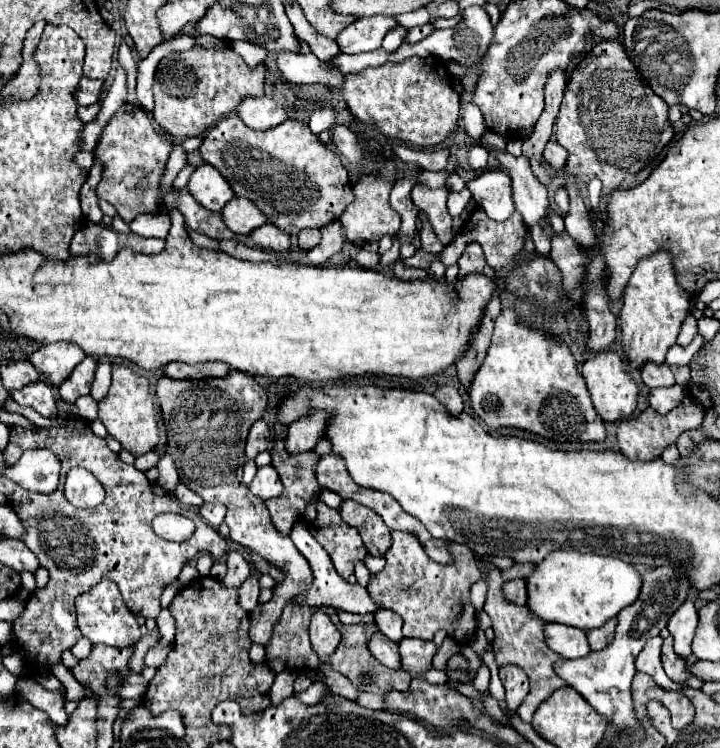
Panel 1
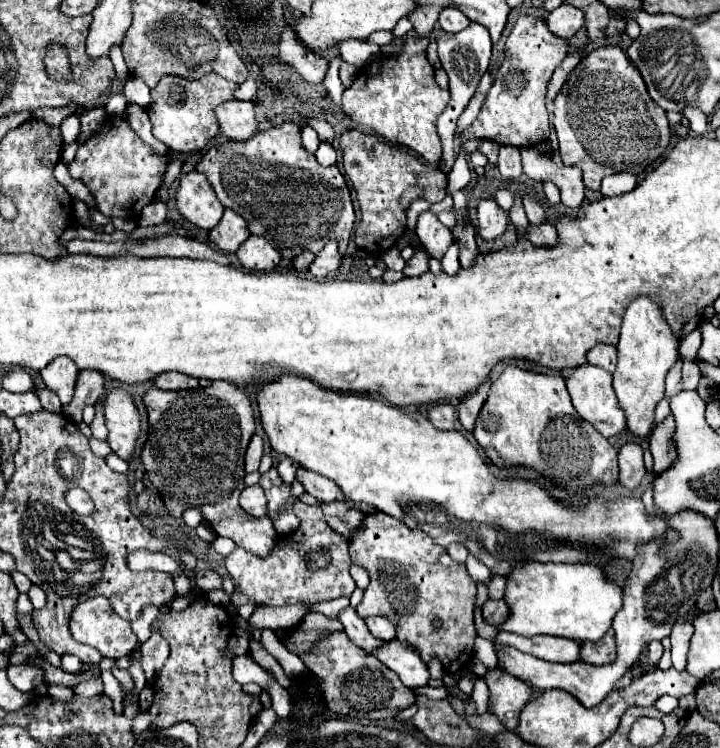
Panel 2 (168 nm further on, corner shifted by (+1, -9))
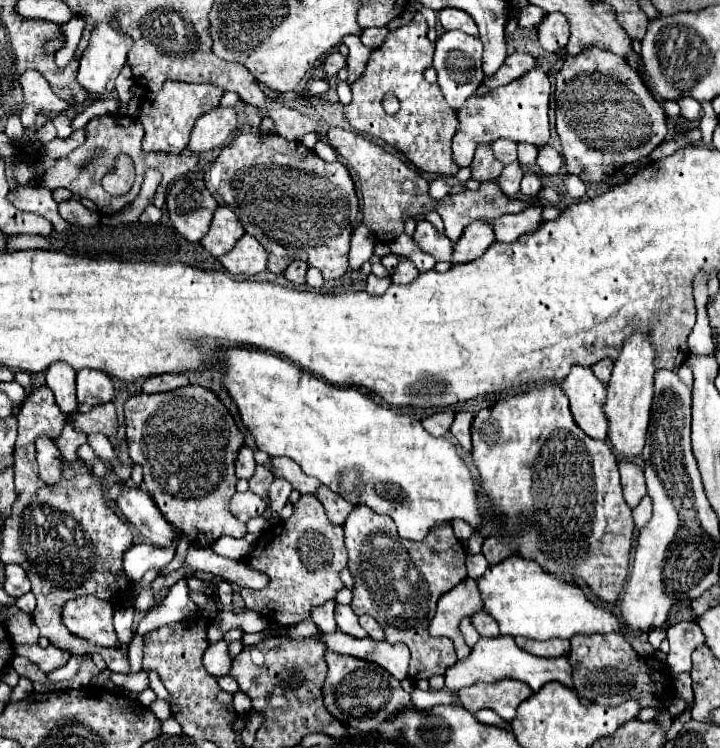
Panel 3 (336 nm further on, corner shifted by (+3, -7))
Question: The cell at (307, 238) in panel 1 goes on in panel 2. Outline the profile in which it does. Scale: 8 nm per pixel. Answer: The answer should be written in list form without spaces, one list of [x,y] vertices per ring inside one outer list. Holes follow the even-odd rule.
[[[309,251],[301,253],[299,257],[295,257],[295,259],[293,259],[293,267],[295,267],[295,271],[299,271],[299,273],[307,273],[309,265],[313,263],[313,259],[315,259],[315,255],[313,255],[313,253],[309,253]]]

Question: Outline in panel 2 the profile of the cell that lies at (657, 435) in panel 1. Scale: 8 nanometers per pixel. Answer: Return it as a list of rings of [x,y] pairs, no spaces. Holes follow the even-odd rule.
[[[631,443],[621,447],[619,451],[619,483],[627,487],[629,491],[635,491],[645,475],[645,465],[643,465],[643,451],[639,445]]]

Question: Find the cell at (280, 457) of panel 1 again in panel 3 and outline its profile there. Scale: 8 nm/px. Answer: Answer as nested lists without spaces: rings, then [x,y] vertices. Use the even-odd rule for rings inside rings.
[[[259,465],[257,471],[255,471],[255,475],[249,479],[249,489],[251,489],[253,493],[257,493],[259,497],[267,499],[267,489],[269,489],[269,485],[271,485],[273,479],[275,479],[275,477],[273,477],[271,469]]]

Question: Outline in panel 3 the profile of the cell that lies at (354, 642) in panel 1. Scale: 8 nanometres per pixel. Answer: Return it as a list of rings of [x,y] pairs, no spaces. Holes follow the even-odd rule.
[[[331,651],[325,653],[325,661],[329,667],[327,679],[323,685],[325,707],[341,723],[355,727],[359,731],[373,731],[383,721],[387,721],[389,717],[409,707],[411,695],[405,693],[401,689],[401,683],[395,677],[391,677],[391,673],[387,673],[383,667],[371,665],[369,661],[363,661],[357,657],[347,657]]]

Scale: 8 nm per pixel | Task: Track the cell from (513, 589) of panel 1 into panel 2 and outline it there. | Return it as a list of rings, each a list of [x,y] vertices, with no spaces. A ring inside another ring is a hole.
[[[487,601],[483,605],[483,619],[491,625],[501,625],[509,615],[509,607],[505,605],[505,601]]]

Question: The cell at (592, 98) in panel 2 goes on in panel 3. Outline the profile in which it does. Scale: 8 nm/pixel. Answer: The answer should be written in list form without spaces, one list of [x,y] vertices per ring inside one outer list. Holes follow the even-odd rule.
[[[585,49],[577,57],[569,57],[563,67],[555,75],[557,91],[555,91],[555,117],[557,117],[557,135],[561,139],[563,159],[569,173],[575,173],[585,183],[601,183],[605,177],[615,175],[621,167],[635,163],[643,157],[649,157],[657,145],[665,141],[667,123],[661,101],[653,97],[653,93],[645,87],[637,69],[633,69],[623,57],[601,51],[601,49]]]

